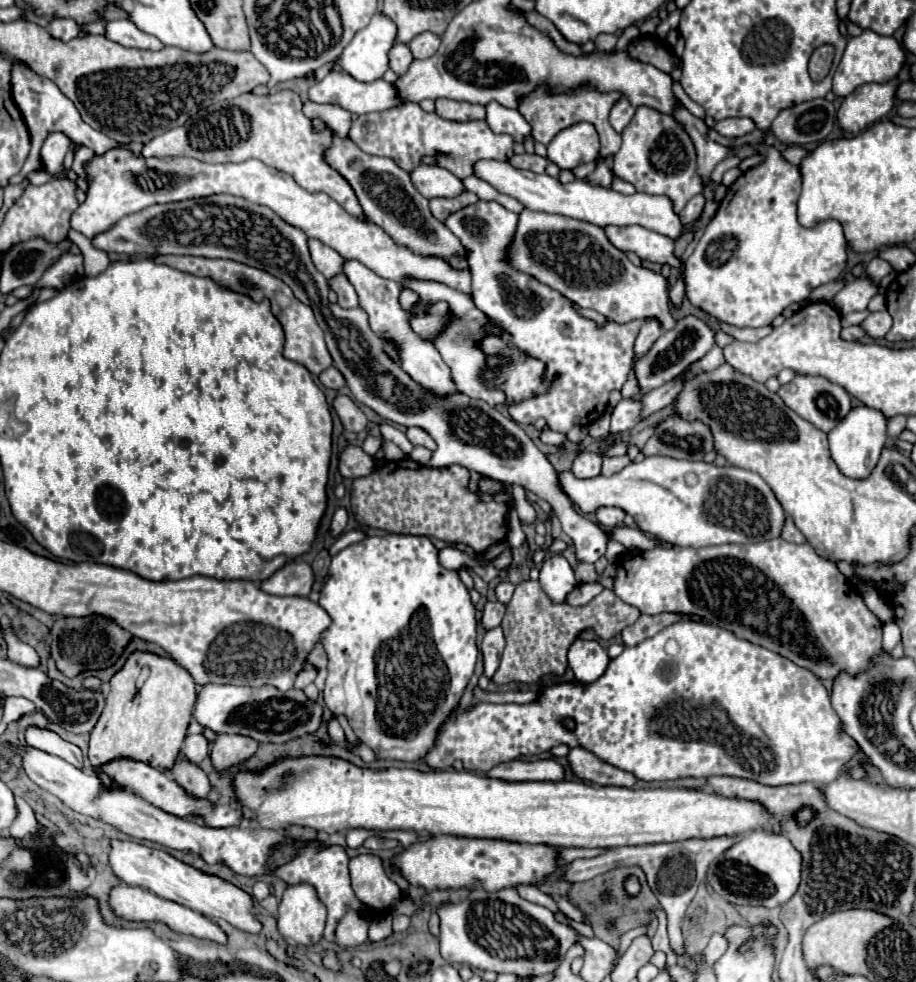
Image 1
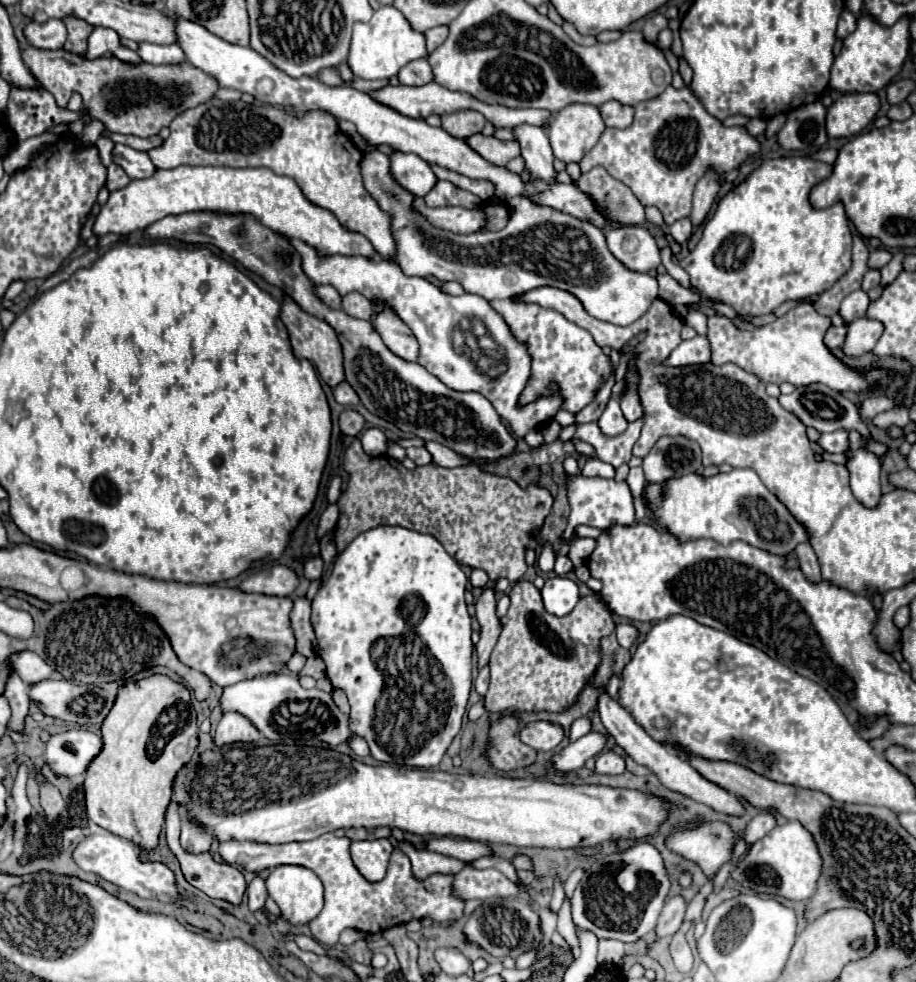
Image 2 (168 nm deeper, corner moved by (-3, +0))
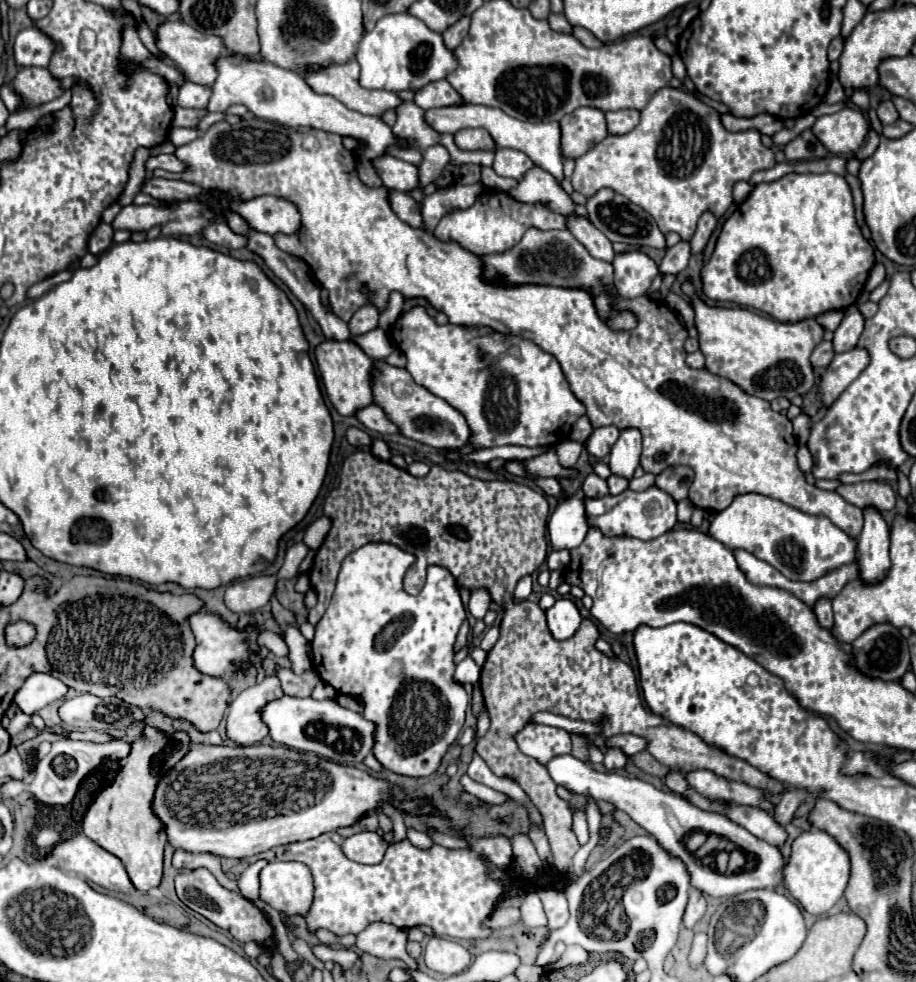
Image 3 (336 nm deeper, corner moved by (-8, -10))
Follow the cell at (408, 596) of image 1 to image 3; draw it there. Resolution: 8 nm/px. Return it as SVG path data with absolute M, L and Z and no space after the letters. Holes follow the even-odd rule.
M368 543L342 561L330 607L316 625L312 665L318 677L330 683L340 695L352 695L364 701L364 717L376 723L374 755L386 769L398 775L426 777L438 769L444 753L458 739L470 705L464 687L452 679L454 641L466 619L466 611L456 581L444 567L428 567L424 589L418 595L408 595L402 579L414 561L414 555L390 543Z

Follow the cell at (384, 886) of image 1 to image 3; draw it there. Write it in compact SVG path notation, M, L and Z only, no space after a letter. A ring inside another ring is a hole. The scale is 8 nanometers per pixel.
M362 831L346 837L340 845L342 853L358 863L380 863L388 843L376 831Z

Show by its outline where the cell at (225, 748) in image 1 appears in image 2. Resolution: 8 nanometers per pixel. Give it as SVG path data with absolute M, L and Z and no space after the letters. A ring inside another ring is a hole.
M225 713L215 731L215 745L231 745L231 743L255 743L261 733L247 721L247 717L239 717L239 713Z

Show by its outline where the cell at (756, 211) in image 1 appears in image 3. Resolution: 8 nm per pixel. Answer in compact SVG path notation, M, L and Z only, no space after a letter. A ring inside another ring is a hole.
M790 173L774 183L756 185L750 197L726 219L712 259L702 267L702 285L714 301L732 301L758 309L772 319L796 323L854 305L864 291L872 265L874 249L858 227L848 181L836 173Z

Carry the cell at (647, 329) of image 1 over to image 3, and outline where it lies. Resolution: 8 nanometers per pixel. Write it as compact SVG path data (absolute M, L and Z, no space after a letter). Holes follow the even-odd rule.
M636 429L622 431L618 441L614 443L614 447L610 451L608 467L610 467L612 475L618 475L618 477L630 481L636 467L638 467L640 451L642 451L642 435L640 435L640 431L636 431Z

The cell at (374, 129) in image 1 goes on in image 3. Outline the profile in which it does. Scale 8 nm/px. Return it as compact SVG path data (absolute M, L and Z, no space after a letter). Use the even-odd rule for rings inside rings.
M498 149L496 159L494 159L494 171L500 177L514 177L522 179L528 169L532 169L534 163L528 155L516 149Z

